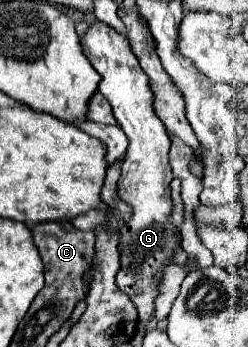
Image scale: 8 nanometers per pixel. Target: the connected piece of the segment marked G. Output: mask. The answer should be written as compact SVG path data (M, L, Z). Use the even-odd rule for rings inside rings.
M95 22L89 26L87 34L81 38L85 56L91 66L101 74L99 92L109 100L115 120L129 138L127 156L123 162L123 174L117 184L119 198L131 206L131 220L119 230L119 254L121 268L117 272L117 286L125 292L137 306L139 322L145 328L155 312L155 298L159 294L159 284L163 282L163 272L171 264L181 240L171 224L169 216L173 210L169 184L173 172L169 166L169 136L167 128L159 120L153 108L153 94L149 88L149 78L139 66L139 60L129 48L129 42L117 34L111 26Z

